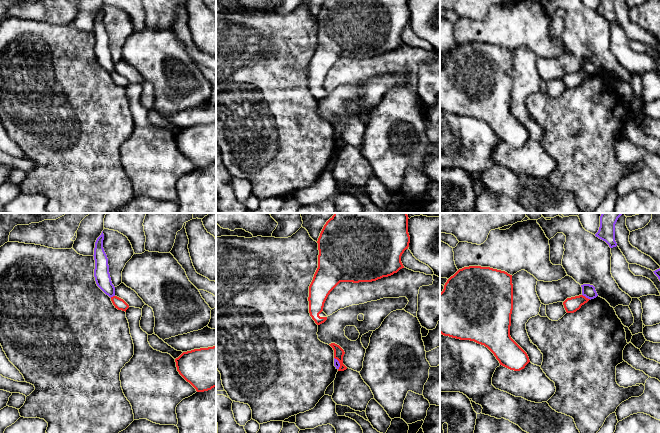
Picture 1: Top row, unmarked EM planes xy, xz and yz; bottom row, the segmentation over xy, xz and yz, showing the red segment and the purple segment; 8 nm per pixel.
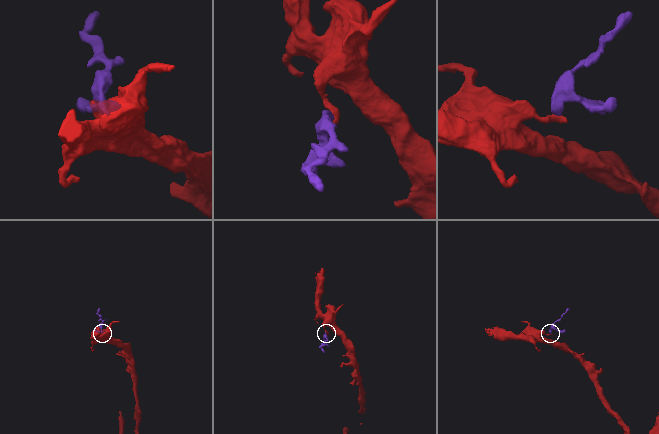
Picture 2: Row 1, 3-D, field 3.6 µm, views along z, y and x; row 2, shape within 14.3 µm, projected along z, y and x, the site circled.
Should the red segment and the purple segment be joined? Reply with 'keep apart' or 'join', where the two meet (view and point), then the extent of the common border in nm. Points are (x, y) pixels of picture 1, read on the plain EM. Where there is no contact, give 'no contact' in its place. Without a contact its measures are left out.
keep apart | yz (585, 73) | 80 nm

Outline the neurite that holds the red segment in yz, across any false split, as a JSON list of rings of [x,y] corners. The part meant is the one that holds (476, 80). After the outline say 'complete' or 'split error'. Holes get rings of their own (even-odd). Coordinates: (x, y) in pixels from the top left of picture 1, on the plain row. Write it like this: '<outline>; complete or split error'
[[[464,43],[447,56],[440,69],[440,109],[484,121],[494,130],[500,141],[520,147],[530,136],[510,112],[512,86],[512,51],[490,43]]]; complete

